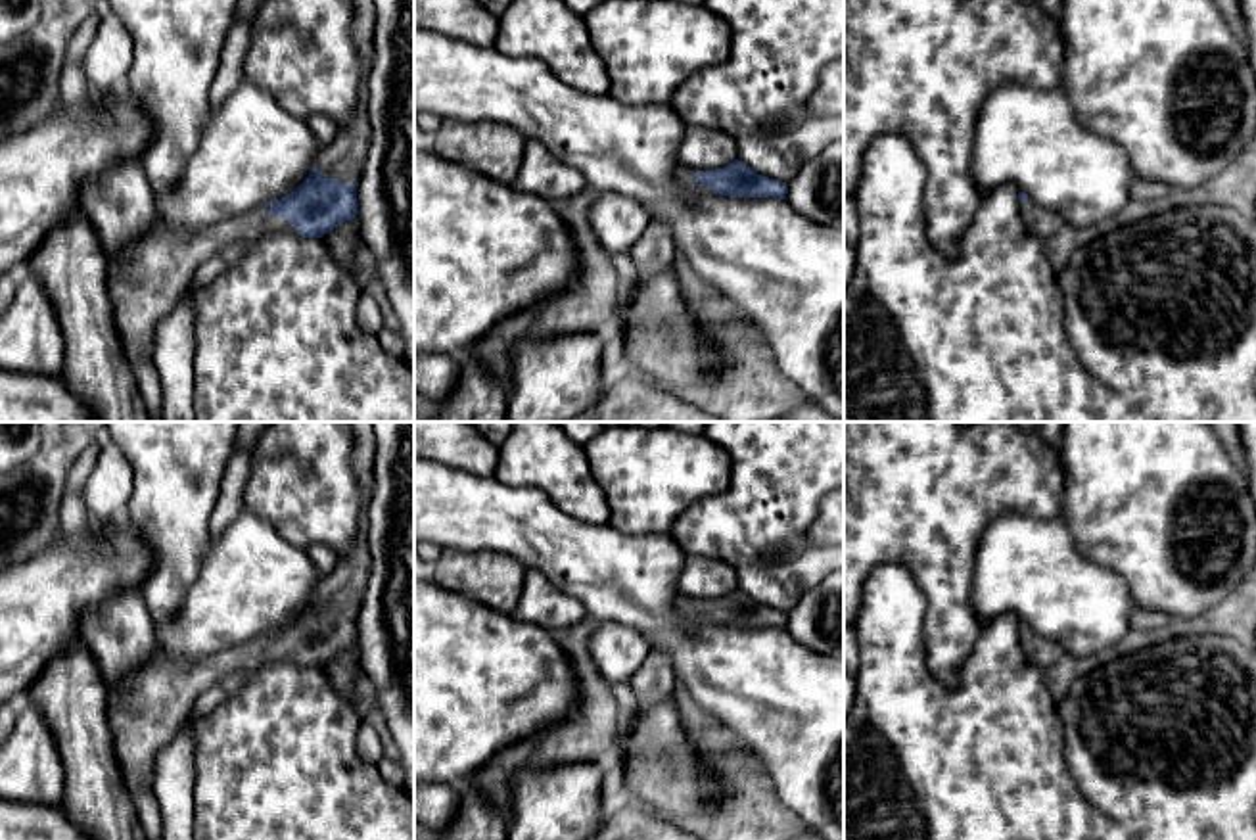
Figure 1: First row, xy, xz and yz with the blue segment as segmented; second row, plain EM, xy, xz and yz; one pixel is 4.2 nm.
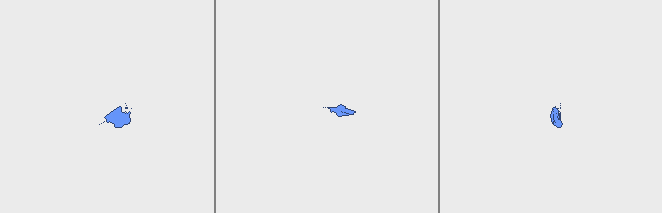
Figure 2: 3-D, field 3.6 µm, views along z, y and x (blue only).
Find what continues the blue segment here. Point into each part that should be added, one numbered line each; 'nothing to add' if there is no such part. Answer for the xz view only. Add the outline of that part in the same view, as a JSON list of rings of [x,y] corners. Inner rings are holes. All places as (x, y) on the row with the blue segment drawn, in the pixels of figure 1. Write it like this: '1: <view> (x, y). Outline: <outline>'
1: xz (683, 175). Outline: [[[683,165],[675,167],[675,180],[679,182],[679,186],[683,186],[685,190],[688,190],[694,196],[715,194],[708,186],[696,186],[694,176],[696,176],[694,169],[683,167]]]

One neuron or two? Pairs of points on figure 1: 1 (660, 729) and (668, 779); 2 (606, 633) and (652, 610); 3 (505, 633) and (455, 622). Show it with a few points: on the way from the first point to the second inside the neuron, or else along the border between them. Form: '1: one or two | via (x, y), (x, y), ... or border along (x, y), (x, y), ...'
1: one | via (660, 741), (660, 768)
2: two | border along (601, 620), (633, 628), (651, 649)
3: one | via (493, 635), (466, 633)

